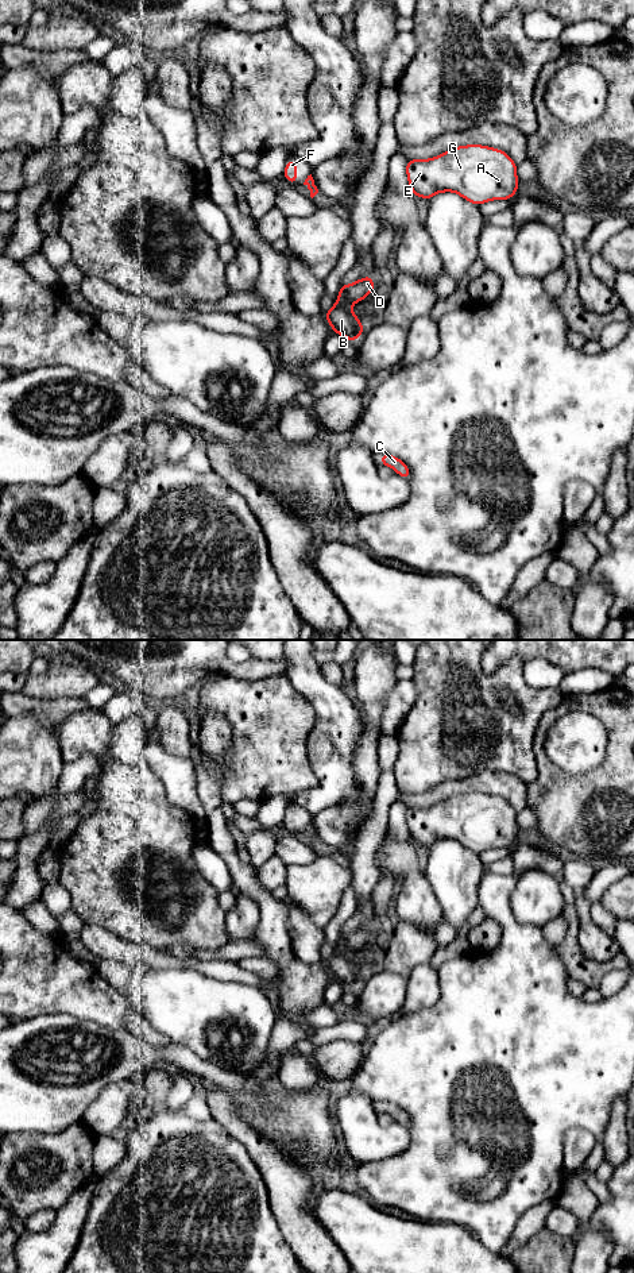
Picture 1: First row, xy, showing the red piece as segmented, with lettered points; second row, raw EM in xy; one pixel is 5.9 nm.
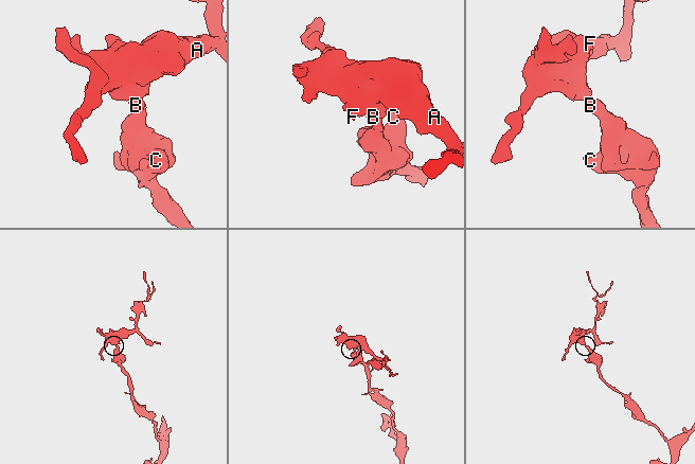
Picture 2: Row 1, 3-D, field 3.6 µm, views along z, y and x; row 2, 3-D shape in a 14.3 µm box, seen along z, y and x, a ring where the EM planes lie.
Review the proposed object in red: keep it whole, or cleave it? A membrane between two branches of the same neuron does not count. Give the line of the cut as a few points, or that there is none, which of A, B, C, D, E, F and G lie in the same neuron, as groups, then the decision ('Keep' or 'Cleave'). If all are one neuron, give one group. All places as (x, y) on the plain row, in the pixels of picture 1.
Split along xy (336, 949), (348, 955). Groups: A D E F G / B C. Cleave

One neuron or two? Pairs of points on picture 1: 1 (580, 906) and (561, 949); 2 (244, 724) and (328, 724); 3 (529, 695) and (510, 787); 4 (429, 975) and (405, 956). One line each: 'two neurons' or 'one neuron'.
1: two neurons
2: two neurons
3: two neurons
4: two neurons

